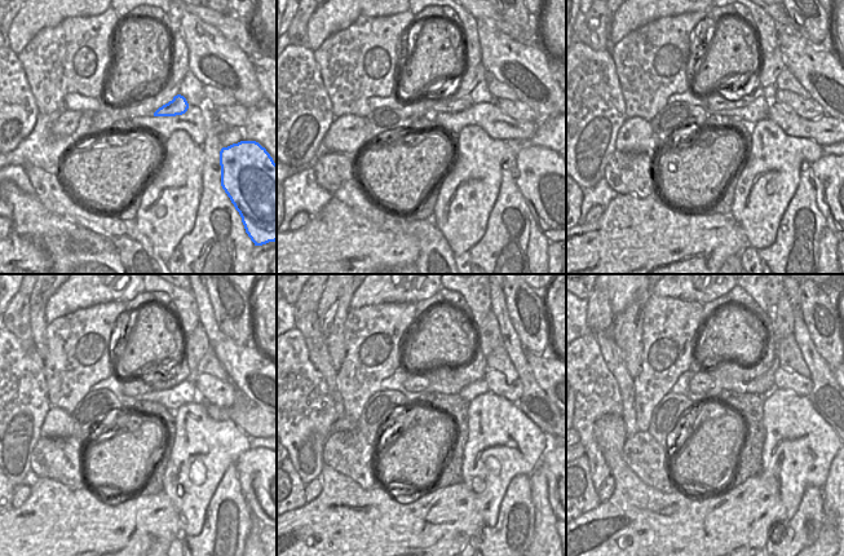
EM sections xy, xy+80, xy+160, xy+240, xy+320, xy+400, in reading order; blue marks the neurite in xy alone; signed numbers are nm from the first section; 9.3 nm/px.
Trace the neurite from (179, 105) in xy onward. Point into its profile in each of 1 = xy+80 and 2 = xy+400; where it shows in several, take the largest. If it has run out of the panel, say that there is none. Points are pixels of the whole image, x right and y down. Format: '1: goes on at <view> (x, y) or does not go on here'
1: goes on at xy+80 (433, 104)
2: goes on at xy+400 (701, 382)

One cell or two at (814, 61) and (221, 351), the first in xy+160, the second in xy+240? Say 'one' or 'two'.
one

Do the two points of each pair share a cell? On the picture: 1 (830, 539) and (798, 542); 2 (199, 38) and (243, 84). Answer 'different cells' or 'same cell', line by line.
1: different cells
2: same cell

